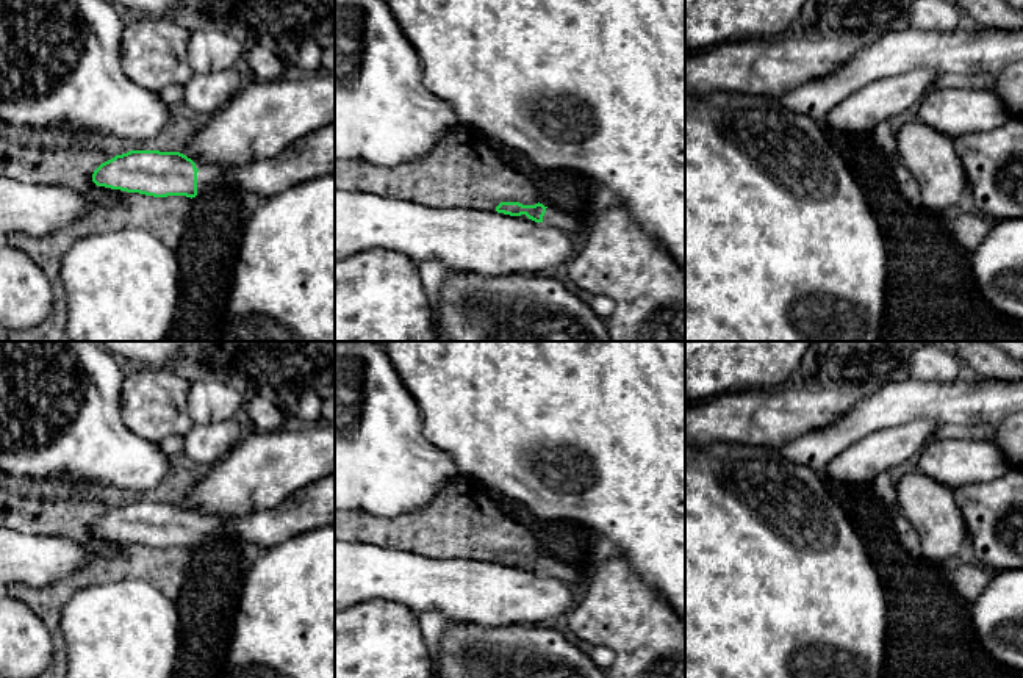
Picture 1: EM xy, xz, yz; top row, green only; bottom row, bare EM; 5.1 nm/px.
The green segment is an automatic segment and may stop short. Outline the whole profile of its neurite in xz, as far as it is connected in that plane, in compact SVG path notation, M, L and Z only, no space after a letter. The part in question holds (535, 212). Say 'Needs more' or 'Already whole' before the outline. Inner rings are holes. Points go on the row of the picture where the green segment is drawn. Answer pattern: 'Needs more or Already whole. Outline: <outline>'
Needs more. Outline: M501 202L496 211L510 216L526 215L535 222L555 225L569 233L587 232L585 246L566 263L566 268L580 290L615 302L615 312L605 321L612 341L685 341L685 272L641 230L624 205L615 202L598 215L590 211L576 216L540 202L535 205Z

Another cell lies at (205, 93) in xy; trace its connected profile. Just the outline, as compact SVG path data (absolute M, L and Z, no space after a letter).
M244 67L194 74L185 85L183 102L197 113L213 116L224 110L249 80Z

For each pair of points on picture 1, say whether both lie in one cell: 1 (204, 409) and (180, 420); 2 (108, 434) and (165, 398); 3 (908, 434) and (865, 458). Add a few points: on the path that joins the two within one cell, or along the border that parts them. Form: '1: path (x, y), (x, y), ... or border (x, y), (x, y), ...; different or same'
1: border (190, 382), (188, 415), (194, 423); different
2: border (121, 387), (122, 421), (133, 432), (155, 443); different
3: path (897, 445), (876, 453); same

